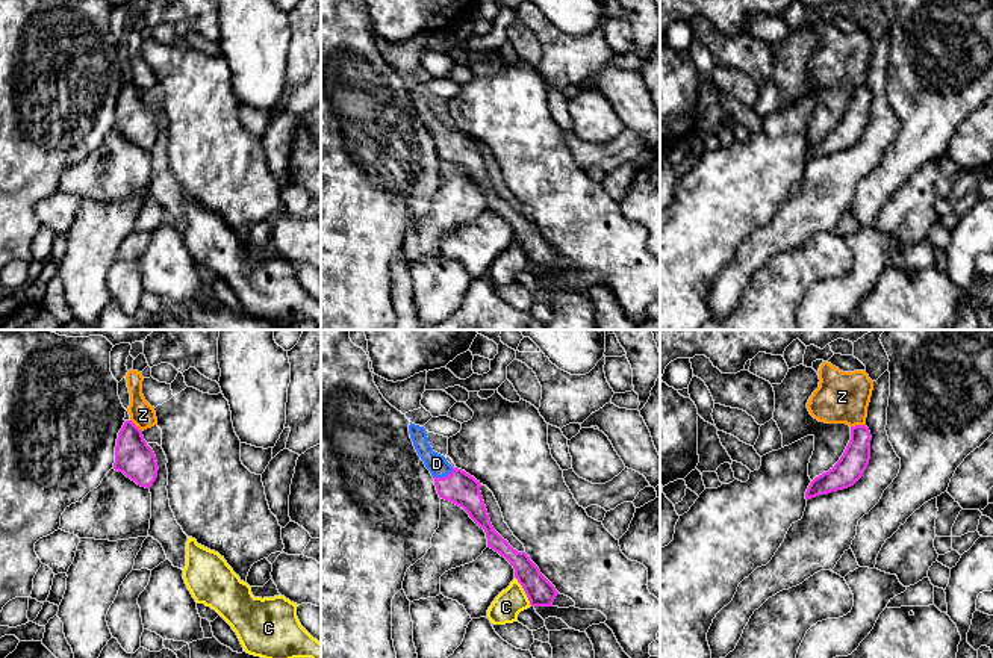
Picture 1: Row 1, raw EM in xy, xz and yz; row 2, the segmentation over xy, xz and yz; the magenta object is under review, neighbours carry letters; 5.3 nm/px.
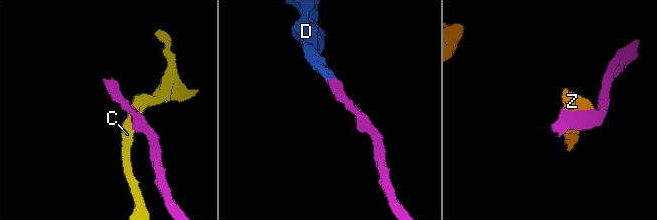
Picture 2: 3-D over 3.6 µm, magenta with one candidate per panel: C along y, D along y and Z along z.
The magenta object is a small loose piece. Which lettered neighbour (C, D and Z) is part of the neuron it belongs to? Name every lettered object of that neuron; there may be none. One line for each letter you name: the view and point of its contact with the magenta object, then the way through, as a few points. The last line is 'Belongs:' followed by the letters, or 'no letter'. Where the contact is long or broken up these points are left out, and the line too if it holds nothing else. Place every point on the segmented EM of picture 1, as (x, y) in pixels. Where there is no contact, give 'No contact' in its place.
D: Touches magenta at xz (444, 477). Path across: xz (459, 487), (444, 477), (436, 463)
Belongs: D

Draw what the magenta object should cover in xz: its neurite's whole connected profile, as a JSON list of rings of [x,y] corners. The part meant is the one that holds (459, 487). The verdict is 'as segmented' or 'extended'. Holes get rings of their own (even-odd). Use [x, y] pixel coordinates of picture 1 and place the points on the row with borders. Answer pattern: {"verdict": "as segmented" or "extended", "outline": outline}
{"verdict": "extended", "outline": [[[410,422],[409,433],[418,455],[434,480],[439,498],[462,507],[484,529],[487,548],[498,552],[513,566],[515,578],[522,585],[531,607],[553,607],[559,591],[525,552],[513,549],[493,529],[480,492],[480,481],[465,470],[453,467],[444,455],[434,452],[424,427]]]}

